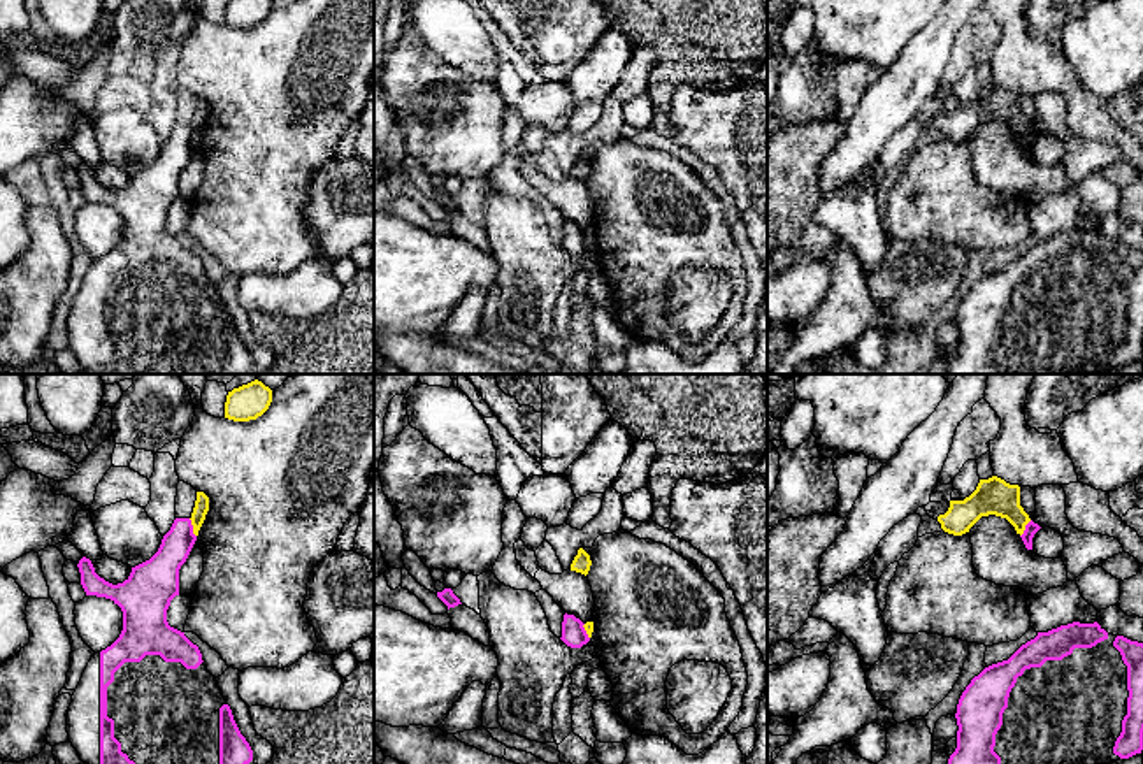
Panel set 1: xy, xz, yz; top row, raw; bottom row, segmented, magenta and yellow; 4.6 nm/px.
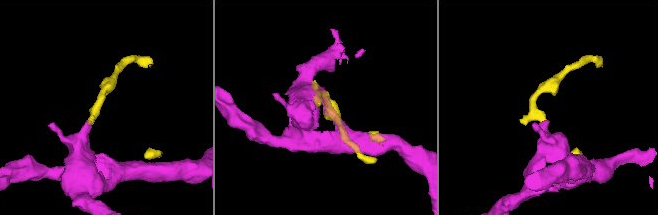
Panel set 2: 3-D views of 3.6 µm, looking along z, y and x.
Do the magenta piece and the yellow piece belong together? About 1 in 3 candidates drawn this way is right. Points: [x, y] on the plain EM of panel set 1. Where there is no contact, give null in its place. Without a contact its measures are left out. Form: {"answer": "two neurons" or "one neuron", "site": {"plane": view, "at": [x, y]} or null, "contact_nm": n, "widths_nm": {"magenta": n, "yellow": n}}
{"answer": "two neurons", "site": {"plane": "xy", "at": [192, 134]}, "contact_nm": 90, "widths_nm": {"magenta": 160, "yellow": 70}}

